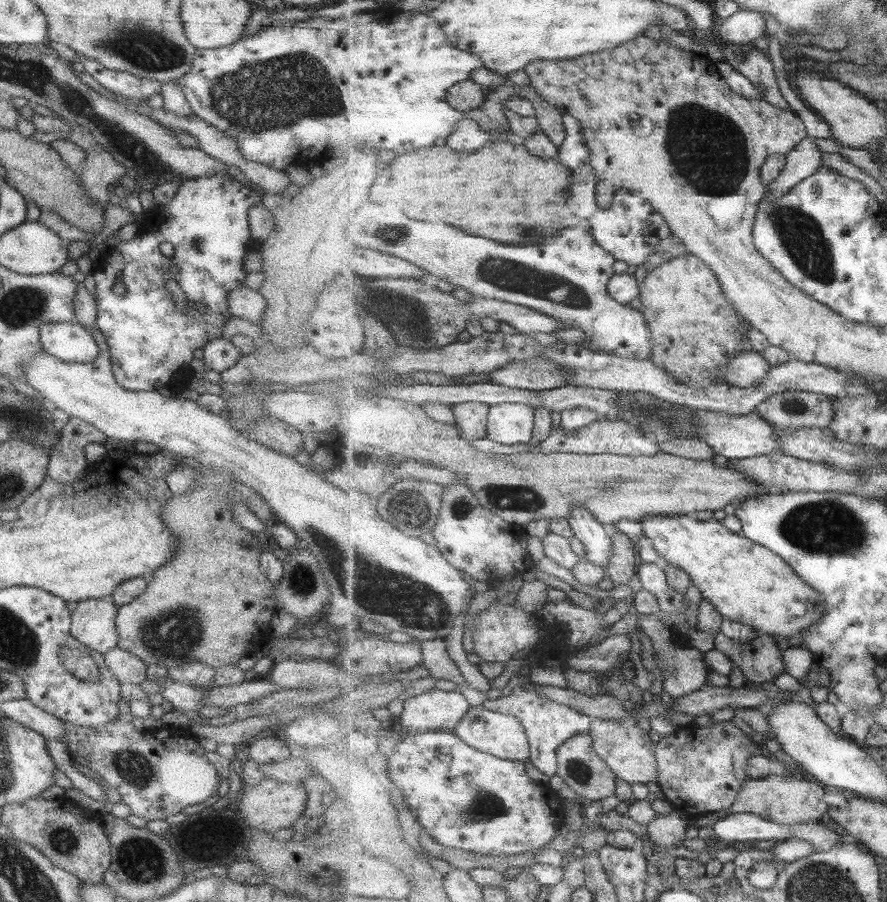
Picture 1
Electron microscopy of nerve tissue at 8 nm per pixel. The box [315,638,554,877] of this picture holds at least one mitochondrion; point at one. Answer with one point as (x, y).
(484, 805)

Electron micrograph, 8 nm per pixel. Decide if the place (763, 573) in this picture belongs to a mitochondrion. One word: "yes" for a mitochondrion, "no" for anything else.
no

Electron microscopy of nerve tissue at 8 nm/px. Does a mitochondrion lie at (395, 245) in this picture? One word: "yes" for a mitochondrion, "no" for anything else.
yes

